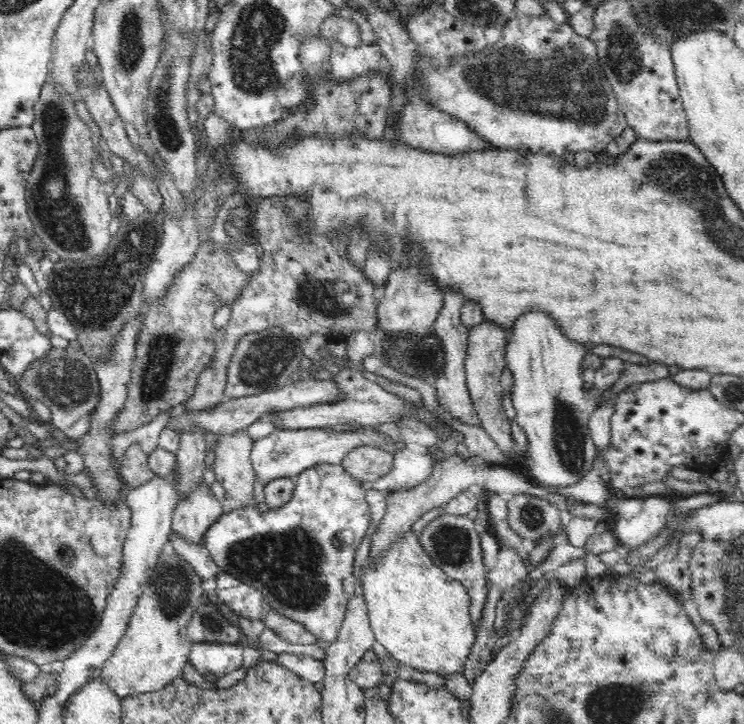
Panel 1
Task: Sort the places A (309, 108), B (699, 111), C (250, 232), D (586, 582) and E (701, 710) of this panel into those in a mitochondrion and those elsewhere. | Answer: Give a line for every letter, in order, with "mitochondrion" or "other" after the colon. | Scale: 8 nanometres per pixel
A: mitochondrion
B: other
C: other
D: other
E: other

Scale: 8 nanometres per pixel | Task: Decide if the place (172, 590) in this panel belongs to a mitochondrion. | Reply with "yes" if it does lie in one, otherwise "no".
yes

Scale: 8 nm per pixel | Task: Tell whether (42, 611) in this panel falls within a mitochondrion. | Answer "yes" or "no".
yes

